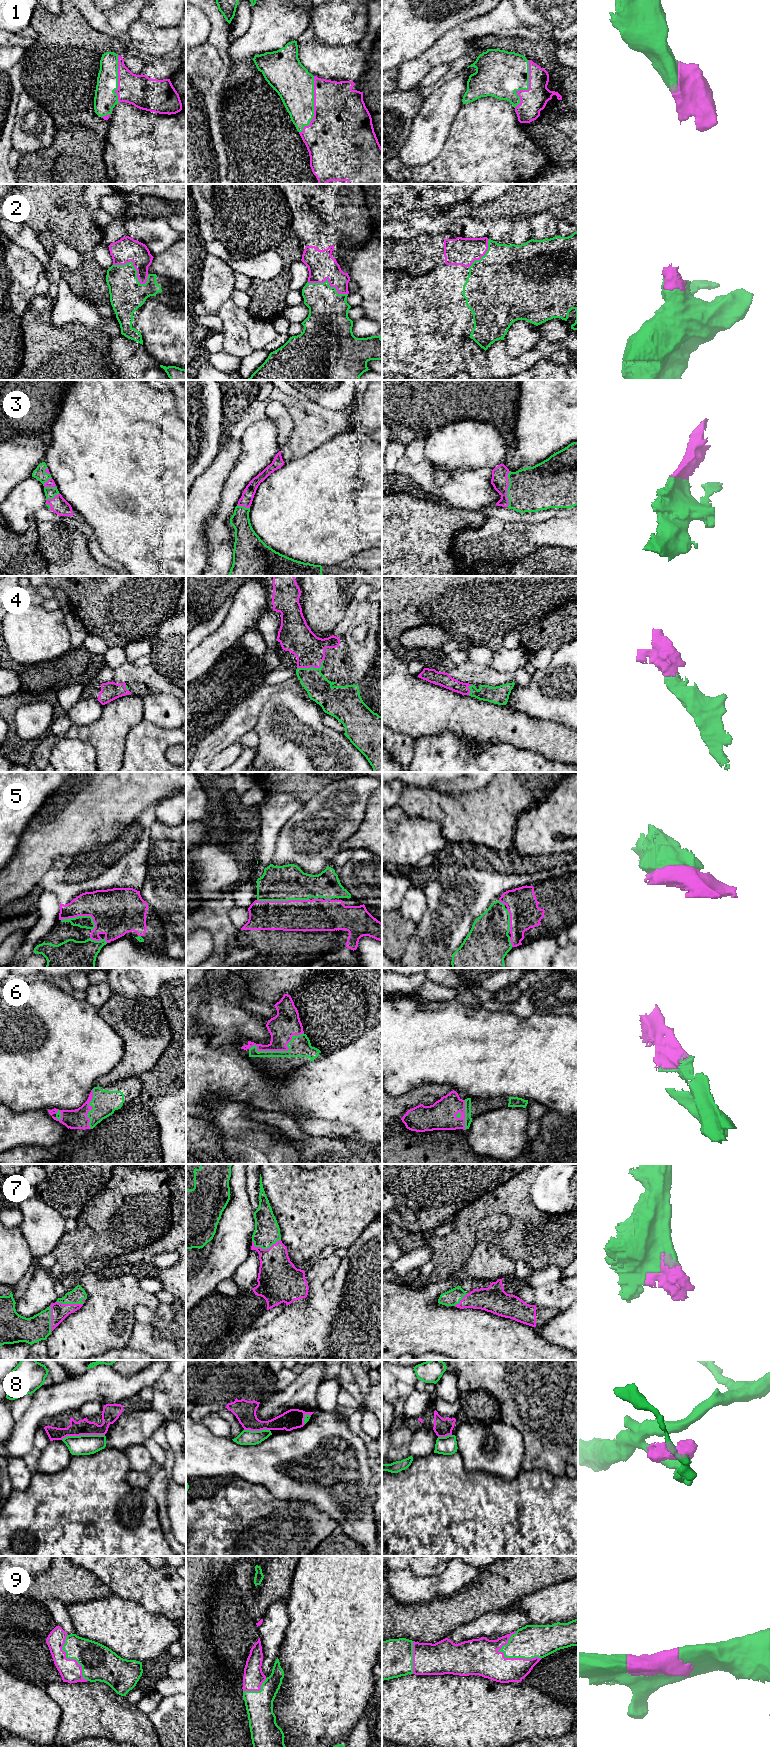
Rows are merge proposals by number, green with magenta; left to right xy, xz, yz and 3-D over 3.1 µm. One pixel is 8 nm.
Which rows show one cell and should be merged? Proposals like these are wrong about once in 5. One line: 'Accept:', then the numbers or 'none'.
Accept: 1, 2, 3, 4, 5, 6, 7, 9

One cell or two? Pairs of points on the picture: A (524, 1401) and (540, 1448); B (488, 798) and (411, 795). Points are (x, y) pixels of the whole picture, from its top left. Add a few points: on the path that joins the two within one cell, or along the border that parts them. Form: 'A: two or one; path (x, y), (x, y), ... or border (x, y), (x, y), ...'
A: one; path (536, 1413), (538, 1415), (540, 1436)
B: one; path (469, 803), (430, 802)

